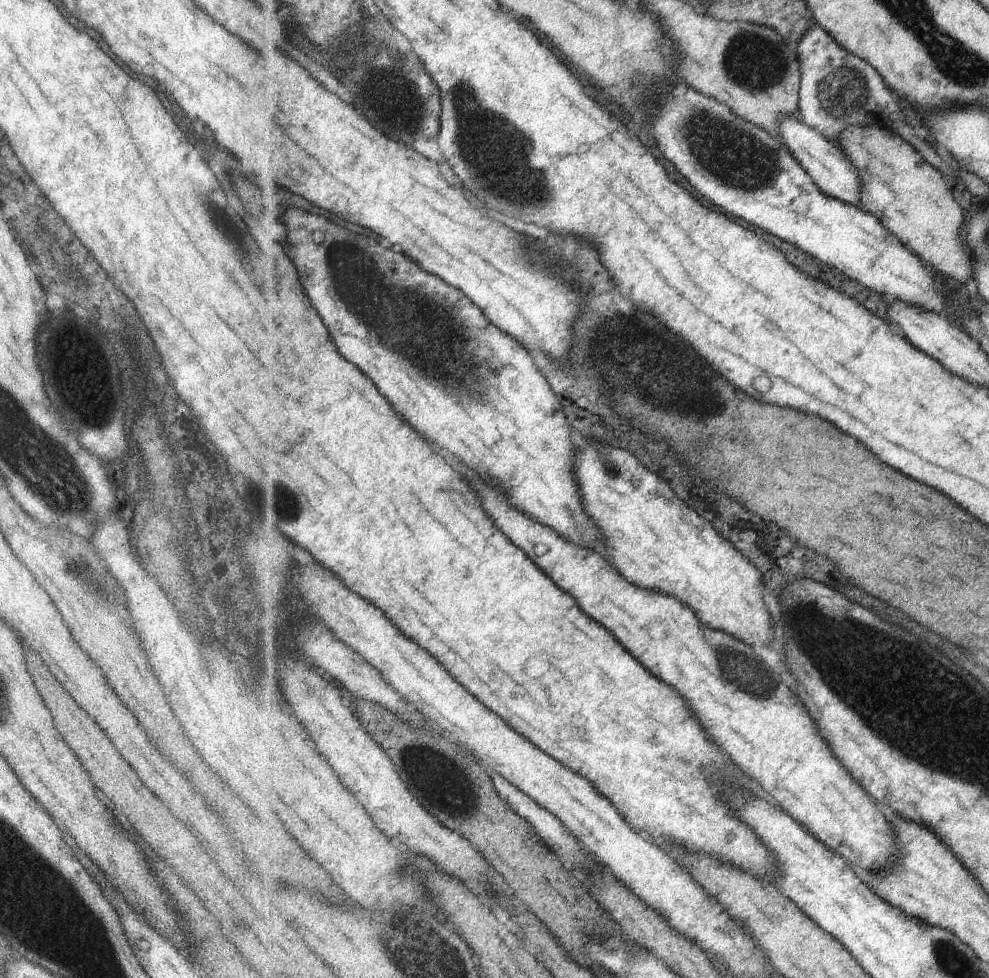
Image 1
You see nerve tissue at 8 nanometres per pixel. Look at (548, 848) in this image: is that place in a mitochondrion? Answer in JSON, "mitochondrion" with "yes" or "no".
{"mitochondrion":"no"}

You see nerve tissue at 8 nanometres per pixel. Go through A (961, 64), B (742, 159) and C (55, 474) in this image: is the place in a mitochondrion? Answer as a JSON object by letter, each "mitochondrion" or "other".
{"A":"mitochondrion","B":"mitochondrion","C":"mitochondrion"}

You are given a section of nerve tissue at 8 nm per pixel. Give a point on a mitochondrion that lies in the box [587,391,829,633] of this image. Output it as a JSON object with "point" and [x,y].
{"point":[608,471]}

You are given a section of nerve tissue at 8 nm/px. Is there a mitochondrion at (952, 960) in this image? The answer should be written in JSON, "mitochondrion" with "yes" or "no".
{"mitochondrion":"yes"}

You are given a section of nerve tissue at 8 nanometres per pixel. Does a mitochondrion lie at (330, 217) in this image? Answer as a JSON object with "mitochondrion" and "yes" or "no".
{"mitochondrion":"no"}

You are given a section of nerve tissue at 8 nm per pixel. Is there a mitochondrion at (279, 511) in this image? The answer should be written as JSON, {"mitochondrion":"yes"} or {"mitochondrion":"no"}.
{"mitochondrion":"yes"}

